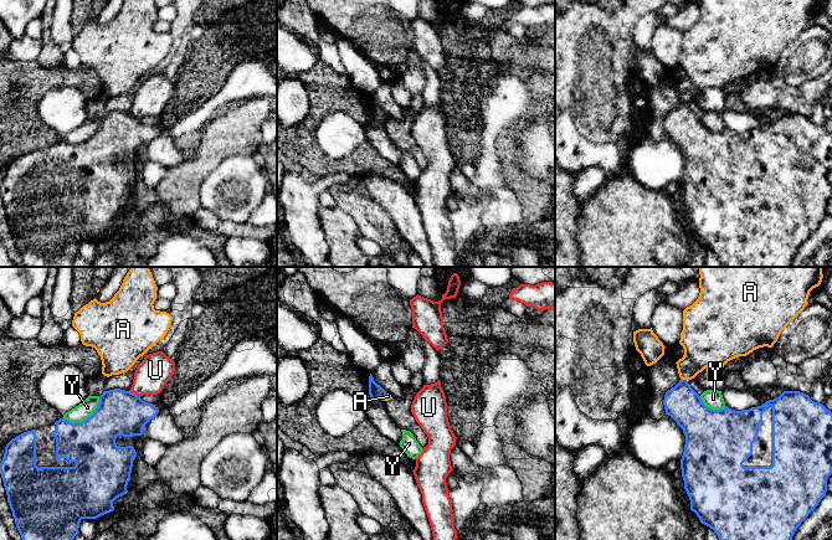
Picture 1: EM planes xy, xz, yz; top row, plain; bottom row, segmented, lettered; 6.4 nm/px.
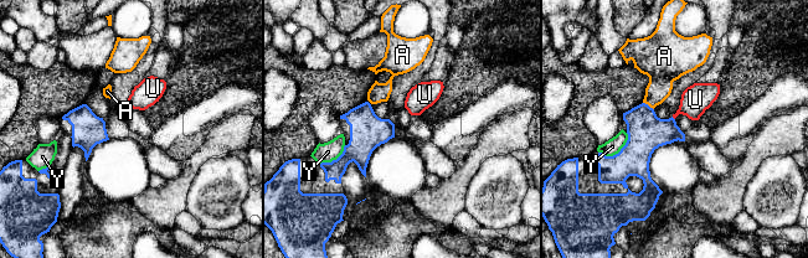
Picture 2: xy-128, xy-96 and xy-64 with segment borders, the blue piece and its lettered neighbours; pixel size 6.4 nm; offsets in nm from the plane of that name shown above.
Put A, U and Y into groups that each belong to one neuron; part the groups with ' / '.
A / U Y

